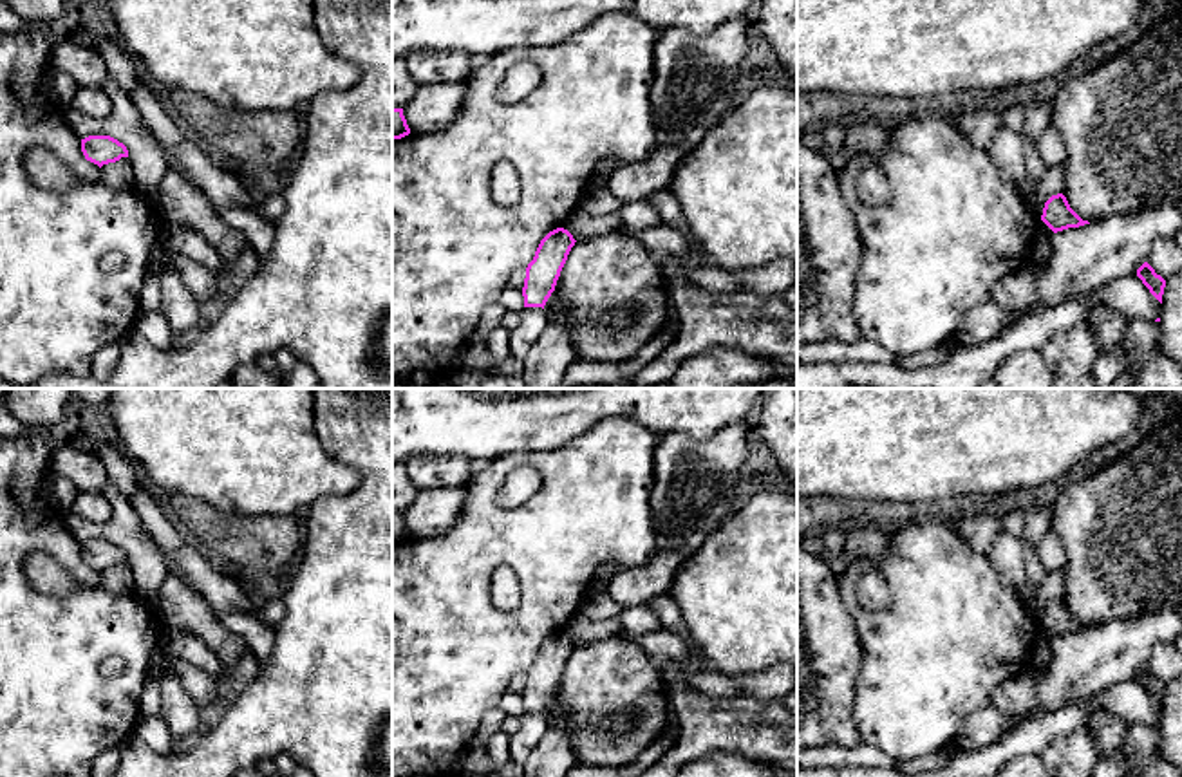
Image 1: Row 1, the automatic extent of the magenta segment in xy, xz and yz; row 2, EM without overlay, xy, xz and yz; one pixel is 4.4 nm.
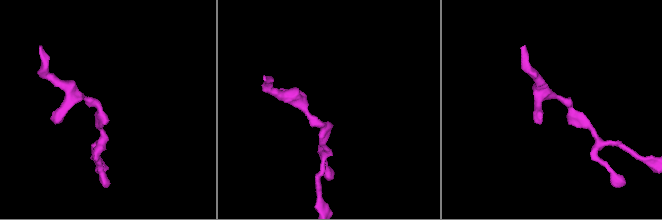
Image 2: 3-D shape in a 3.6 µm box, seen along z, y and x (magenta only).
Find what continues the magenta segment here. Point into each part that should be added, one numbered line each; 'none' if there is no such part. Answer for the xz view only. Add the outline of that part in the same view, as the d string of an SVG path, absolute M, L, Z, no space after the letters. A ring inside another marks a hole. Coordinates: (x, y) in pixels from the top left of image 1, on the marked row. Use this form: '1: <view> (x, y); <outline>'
none

